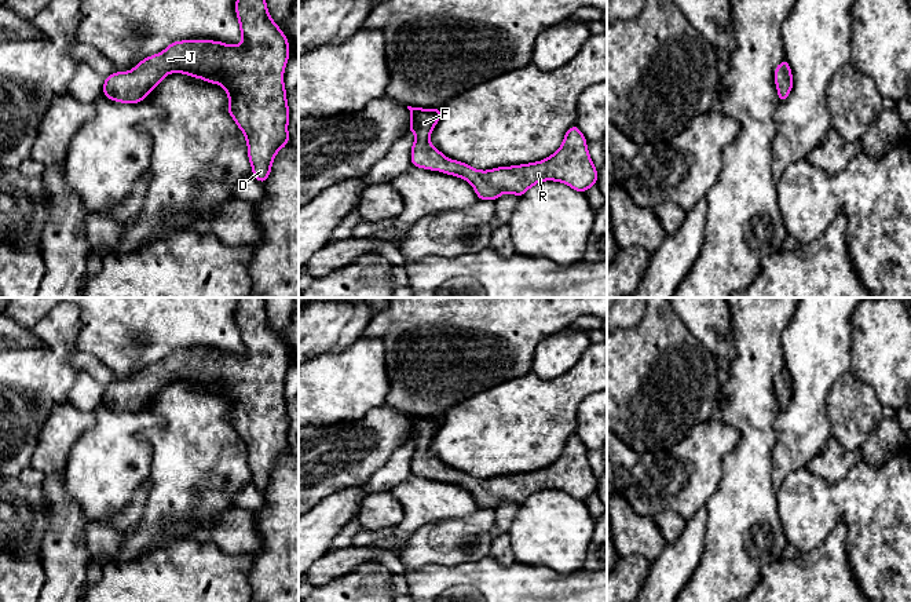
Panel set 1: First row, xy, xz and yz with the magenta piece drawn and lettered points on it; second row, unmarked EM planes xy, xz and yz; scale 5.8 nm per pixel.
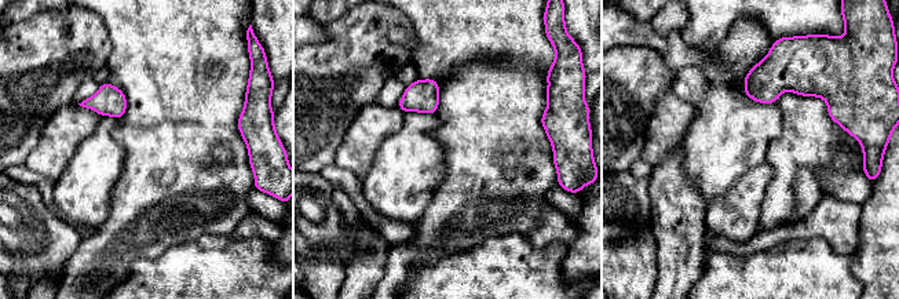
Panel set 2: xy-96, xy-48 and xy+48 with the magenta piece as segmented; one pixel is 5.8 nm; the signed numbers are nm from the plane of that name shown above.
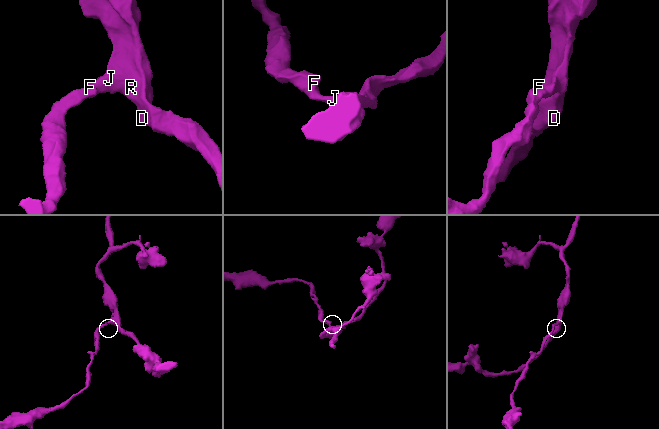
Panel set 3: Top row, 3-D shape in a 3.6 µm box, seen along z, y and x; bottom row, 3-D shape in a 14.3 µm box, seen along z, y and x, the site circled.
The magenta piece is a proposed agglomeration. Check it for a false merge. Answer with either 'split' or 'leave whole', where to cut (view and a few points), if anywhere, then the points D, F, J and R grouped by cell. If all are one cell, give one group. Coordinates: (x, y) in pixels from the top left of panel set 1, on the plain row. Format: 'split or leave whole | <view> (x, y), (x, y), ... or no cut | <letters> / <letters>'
leave whole | no cut | D F J R

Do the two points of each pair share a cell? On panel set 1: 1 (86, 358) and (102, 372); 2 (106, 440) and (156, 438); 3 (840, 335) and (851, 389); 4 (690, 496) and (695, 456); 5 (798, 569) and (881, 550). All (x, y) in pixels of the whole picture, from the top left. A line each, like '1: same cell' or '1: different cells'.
1: same cell
2: different cells
3: different cells
4: same cell
5: different cells

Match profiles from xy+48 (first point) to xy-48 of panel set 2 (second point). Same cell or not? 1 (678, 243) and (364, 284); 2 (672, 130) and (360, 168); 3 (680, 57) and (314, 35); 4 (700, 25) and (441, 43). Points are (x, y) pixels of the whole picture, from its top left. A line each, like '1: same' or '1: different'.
1: same
2: same
3: same
4: same

